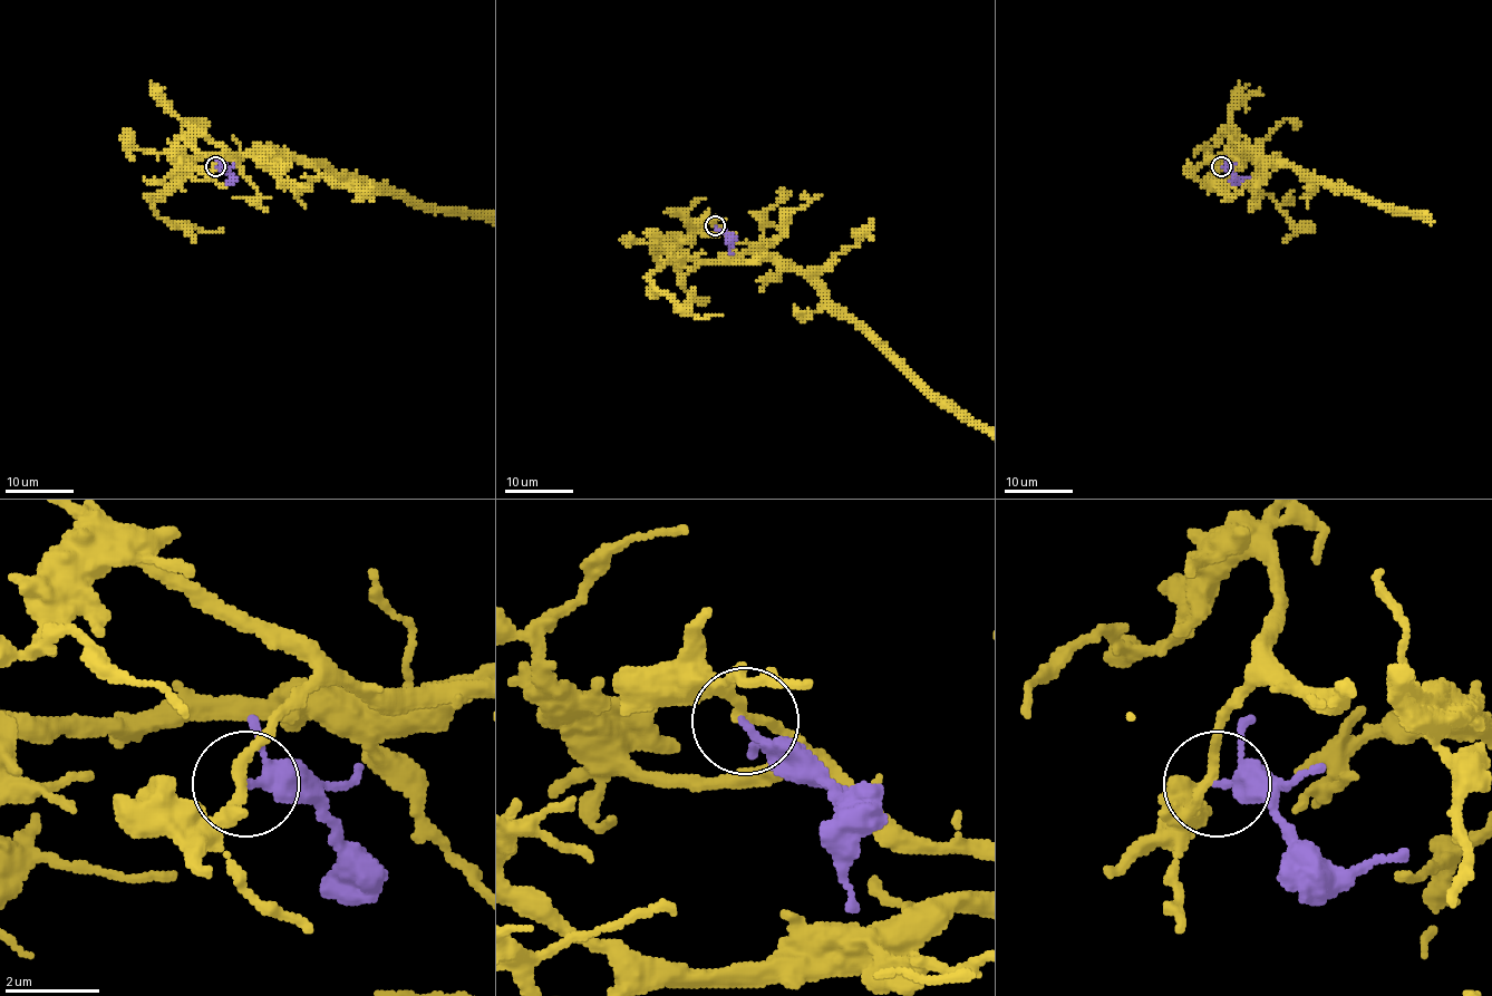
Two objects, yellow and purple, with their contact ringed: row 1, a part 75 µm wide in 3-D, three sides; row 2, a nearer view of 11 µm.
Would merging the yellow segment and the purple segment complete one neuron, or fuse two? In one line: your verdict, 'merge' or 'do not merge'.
do not merge

